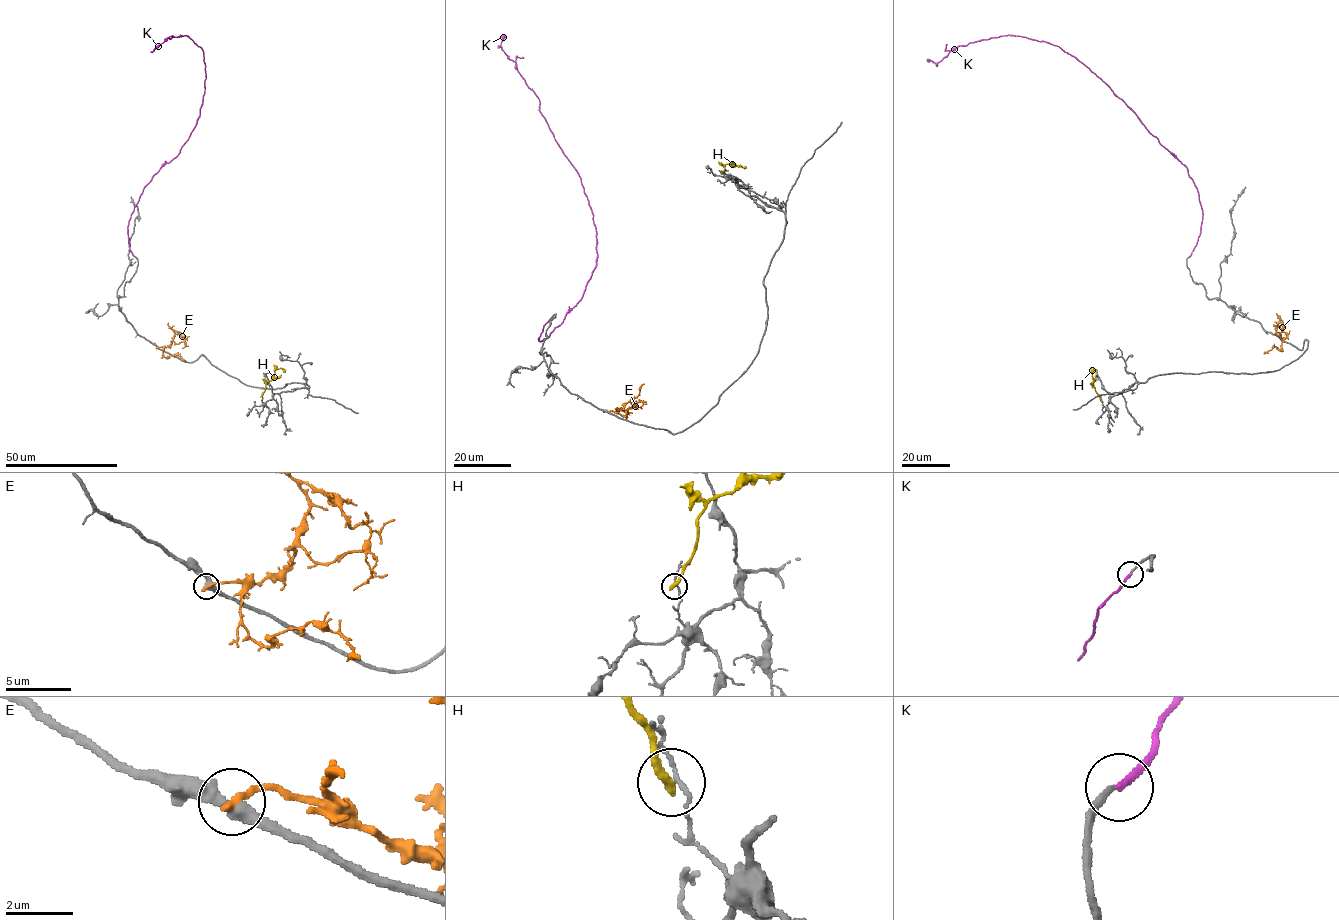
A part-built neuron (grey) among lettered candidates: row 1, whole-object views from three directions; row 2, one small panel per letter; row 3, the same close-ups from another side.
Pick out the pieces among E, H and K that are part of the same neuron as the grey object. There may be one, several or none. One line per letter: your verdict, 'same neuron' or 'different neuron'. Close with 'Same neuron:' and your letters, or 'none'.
E: different neuron
H: different neuron
K: same neuron
Same neuron: K

